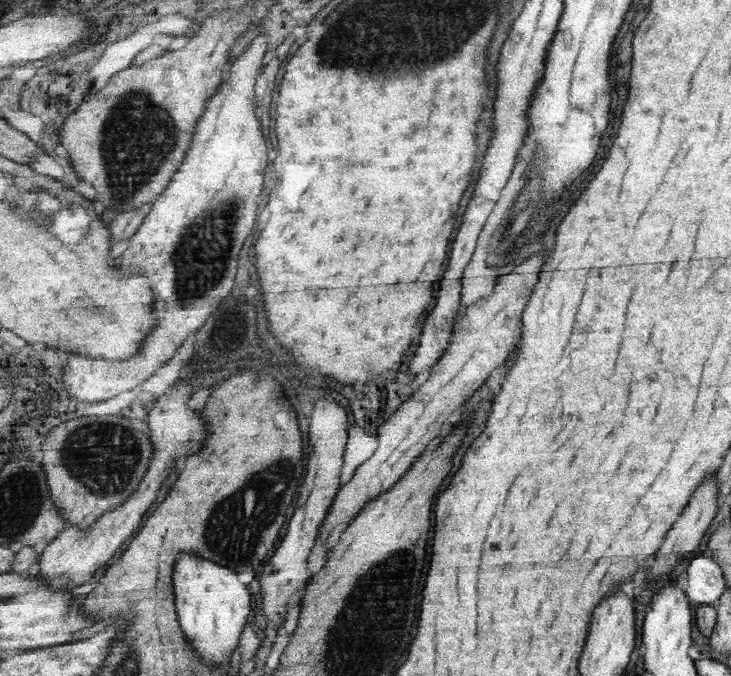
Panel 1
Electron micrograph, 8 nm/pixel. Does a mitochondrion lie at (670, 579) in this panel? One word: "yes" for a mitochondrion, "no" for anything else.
no

